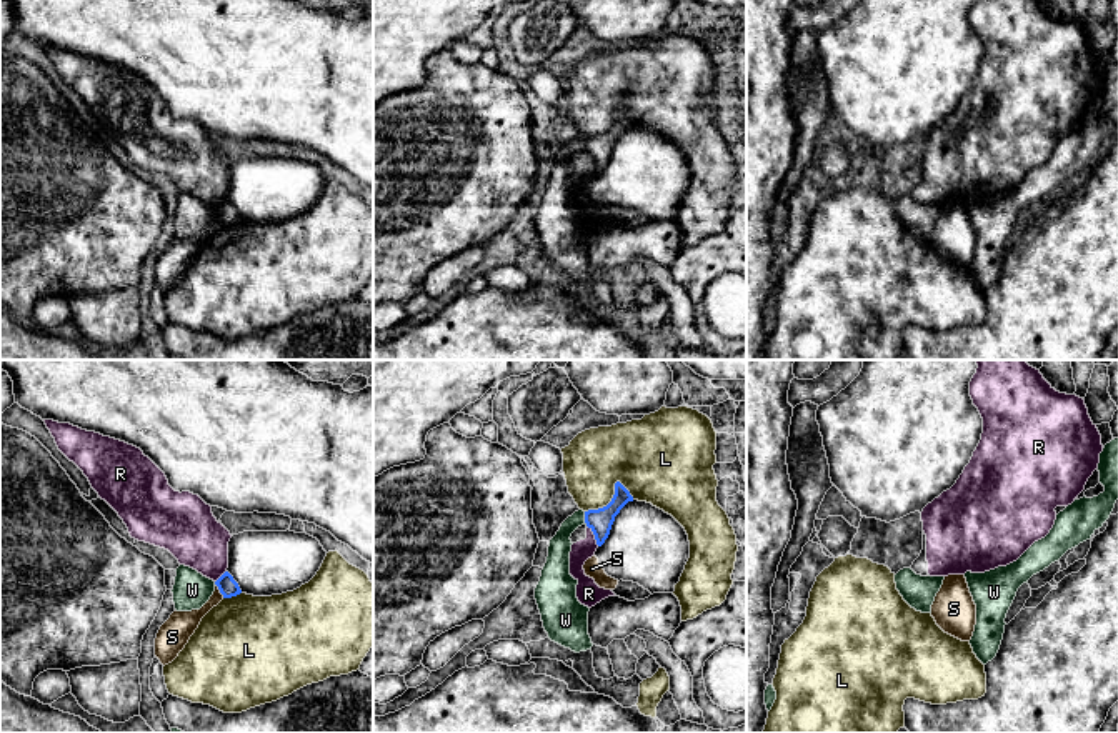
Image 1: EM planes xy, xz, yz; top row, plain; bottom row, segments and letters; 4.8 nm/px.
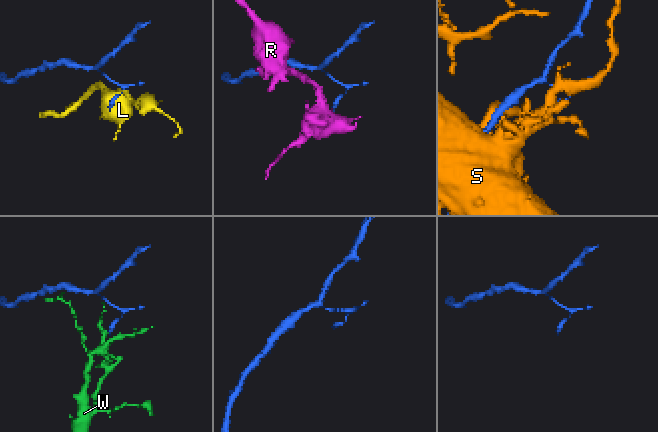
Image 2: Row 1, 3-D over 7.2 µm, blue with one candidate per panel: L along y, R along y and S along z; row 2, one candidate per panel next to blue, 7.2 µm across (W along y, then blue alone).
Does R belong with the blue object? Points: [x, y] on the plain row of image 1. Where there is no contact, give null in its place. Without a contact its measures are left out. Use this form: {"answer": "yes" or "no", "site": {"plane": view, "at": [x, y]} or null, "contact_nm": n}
{"answer": "no", "site": {"plane": "xz", "at": [593, 160]}, "contact_nm": 120}

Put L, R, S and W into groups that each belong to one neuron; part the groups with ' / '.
L / R / S / W

